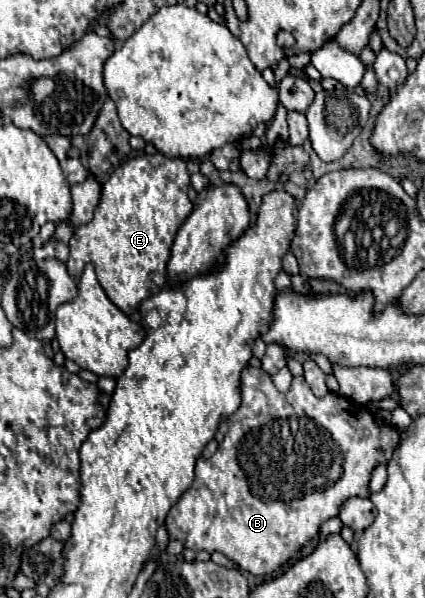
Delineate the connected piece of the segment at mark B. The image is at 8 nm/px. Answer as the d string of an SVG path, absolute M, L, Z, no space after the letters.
M245 367L241 371L241 387L239 387L239 391L241 391L241 407L231 415L231 431L227 431L223 443L219 443L219 447L213 453L213 457L197 459L195 481L179 497L179 501L171 507L171 511L169 511L167 519L165 519L165 525L167 525L167 531L169 531L171 539L181 541L185 547L189 547L193 551L207 551L207 553L219 551L219 553L223 553L225 557L229 557L231 561L235 561L239 567L243 567L245 571L249 571L253 575L269 575L275 569L279 569L291 555L295 555L311 537L319 535L321 523L331 519L331 517L337 517L339 511L341 511L341 505L349 497L363 497L363 499L369 497L371 473L373 473L373 469L379 463L383 463L383 465L389 463L389 459L391 459L391 455L395 451L395 445L399 443L399 431L393 425L389 427L389 425L381 423L377 417L373 417L373 413L369 411L367 405L355 403L355 401L351 401L347 397L341 397L337 393L327 393L325 397L315 397L313 391L309 389L305 377L295 377L293 383L291 383L291 389L287 393L281 393L273 385L271 377L267 373L263 373L261 367L259 369Z

